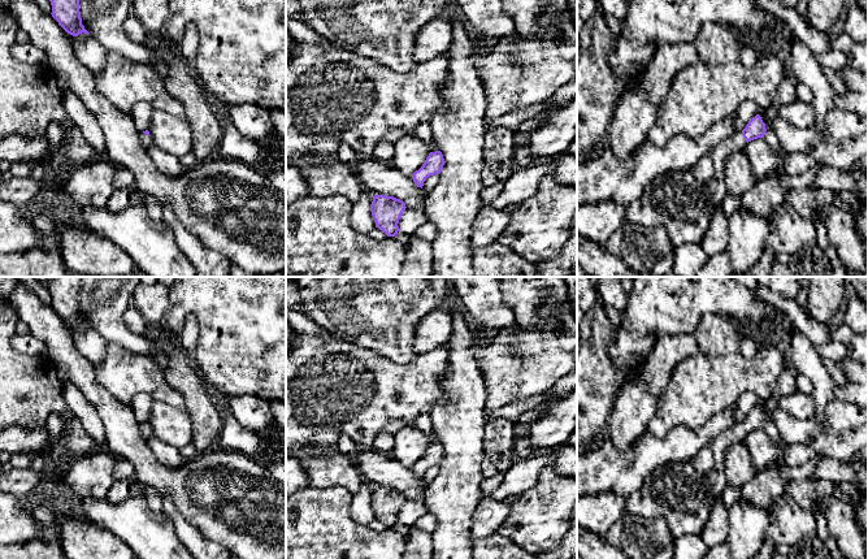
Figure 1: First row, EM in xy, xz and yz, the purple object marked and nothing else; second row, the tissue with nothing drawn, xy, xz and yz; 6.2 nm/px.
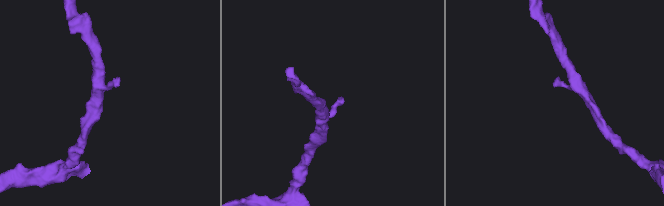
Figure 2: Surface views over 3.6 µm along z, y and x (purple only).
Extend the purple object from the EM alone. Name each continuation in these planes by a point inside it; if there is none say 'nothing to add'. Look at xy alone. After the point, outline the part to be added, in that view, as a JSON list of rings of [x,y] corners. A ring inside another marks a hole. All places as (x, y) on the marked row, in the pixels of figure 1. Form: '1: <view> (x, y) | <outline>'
1: xy (146, 141) | [[[143,131],[139,133],[139,139],[142,146],[147,150],[149,146],[152,146],[152,138],[149,135],[146,135]]]

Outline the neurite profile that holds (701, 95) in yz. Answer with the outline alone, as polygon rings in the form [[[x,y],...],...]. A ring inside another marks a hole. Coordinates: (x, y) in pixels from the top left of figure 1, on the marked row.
[[[704,25],[693,44],[698,52],[698,61],[676,74],[650,129],[648,140],[657,147],[665,146],[677,135],[696,138],[704,134],[745,101],[752,101],[761,108],[771,107],[786,74],[781,60],[767,49],[759,52],[752,68],[746,68],[739,57],[741,40],[725,25]]]

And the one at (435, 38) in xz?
[[[438,16],[417,34],[413,58],[417,64],[444,56],[453,42],[453,29],[446,16]]]

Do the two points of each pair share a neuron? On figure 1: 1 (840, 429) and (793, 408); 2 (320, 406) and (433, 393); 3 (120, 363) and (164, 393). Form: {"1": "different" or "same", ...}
{"1": "different", "2": "same", "3": "same"}

